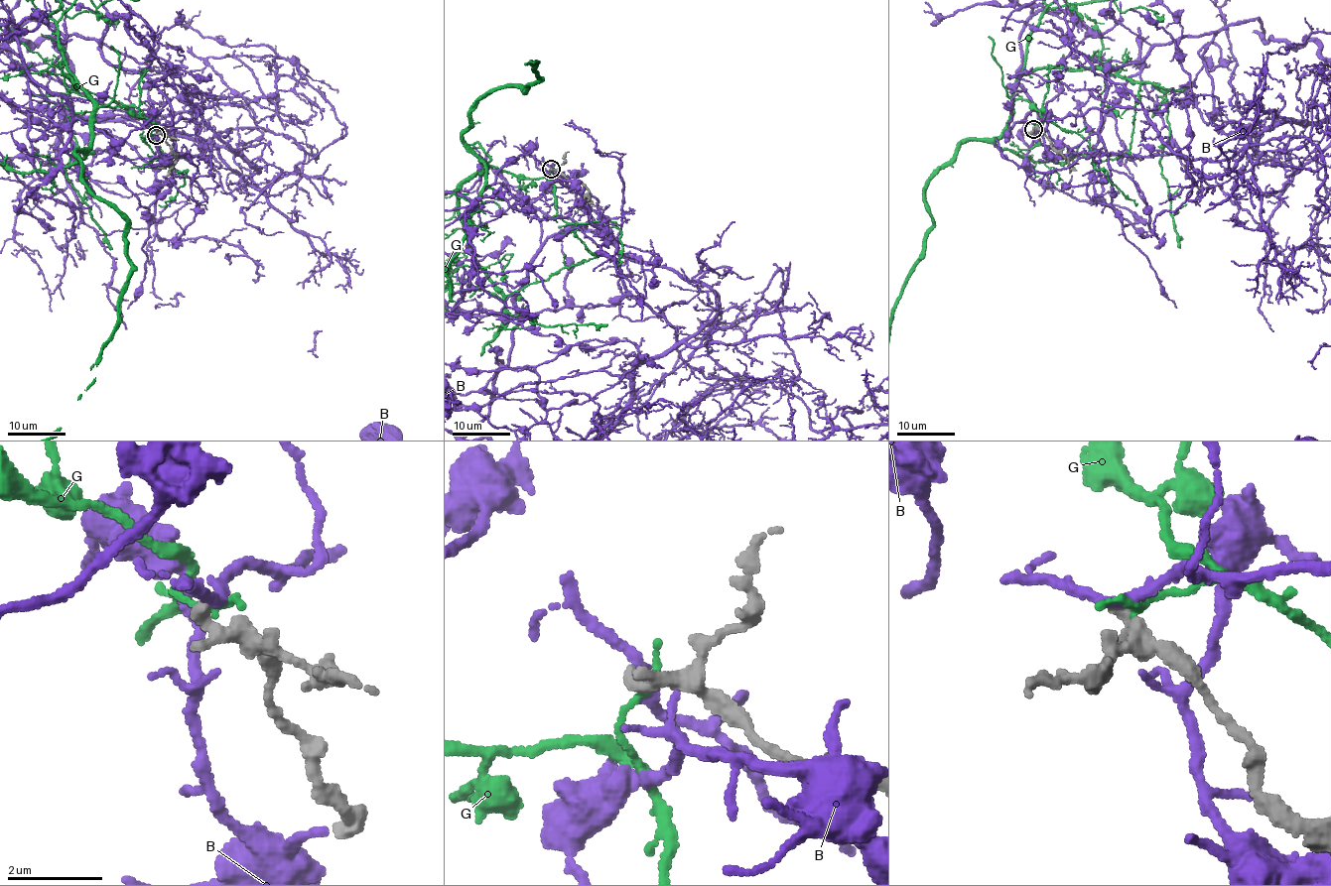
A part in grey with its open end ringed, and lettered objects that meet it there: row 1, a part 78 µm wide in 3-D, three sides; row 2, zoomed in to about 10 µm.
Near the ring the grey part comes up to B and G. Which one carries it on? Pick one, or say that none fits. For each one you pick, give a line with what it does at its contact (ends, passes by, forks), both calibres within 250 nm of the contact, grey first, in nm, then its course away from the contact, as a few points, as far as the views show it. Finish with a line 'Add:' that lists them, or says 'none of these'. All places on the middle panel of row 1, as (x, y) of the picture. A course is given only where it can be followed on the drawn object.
Add: none of these

